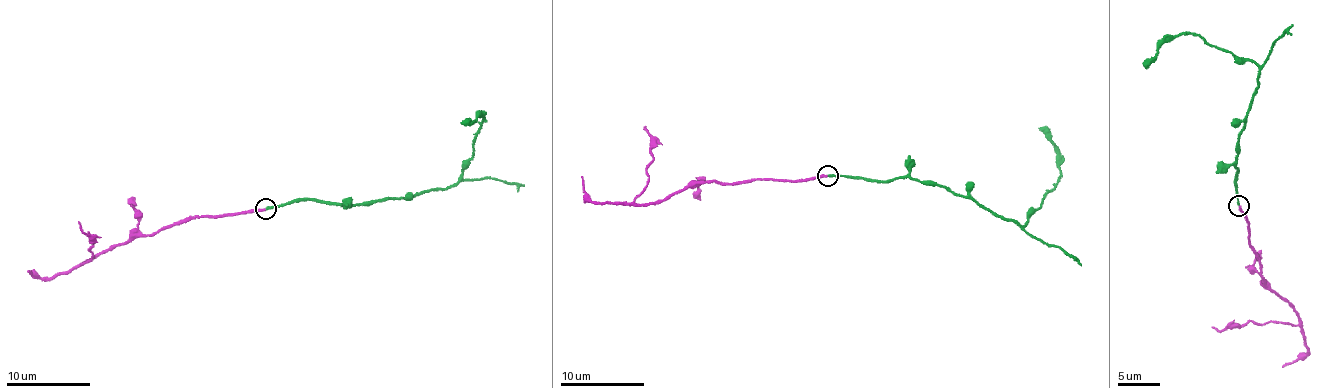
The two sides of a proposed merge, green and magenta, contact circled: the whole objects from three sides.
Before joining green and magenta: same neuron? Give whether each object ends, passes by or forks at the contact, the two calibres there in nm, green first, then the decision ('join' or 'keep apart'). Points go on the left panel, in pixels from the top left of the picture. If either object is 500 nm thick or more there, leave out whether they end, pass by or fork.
green ends; magenta ends; calibres 200 and 240 nm; join

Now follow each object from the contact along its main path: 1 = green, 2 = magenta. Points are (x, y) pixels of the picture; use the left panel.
1: (265, 208), (303, 200), (341, 205), (373, 203), (447, 188), (472, 154), (482, 114), (476, 120), (460, 123)
2: (265, 208), (184, 218), (151, 235), (131, 237), (82, 264), (92, 257), (89, 247), (94, 242), (78, 222)

